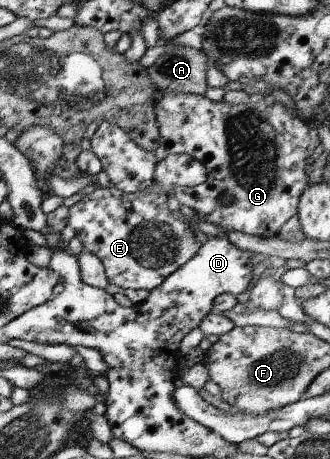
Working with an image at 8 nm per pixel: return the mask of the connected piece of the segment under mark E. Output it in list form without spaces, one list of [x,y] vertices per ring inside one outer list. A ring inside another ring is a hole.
[[[168,153],[161,158],[153,170],[153,182],[144,190],[135,193],[125,193],[110,185],[103,189],[100,186],[90,194],[84,195],[79,201],[68,206],[66,226],[74,230],[74,236],[82,242],[84,250],[94,254],[102,263],[107,284],[118,288],[142,288],[152,290],[185,262],[197,253],[201,243],[196,239],[195,232],[180,219],[172,218],[166,207],[168,192],[174,187],[193,187],[206,180],[208,169],[204,163],[192,158],[188,153]]]

